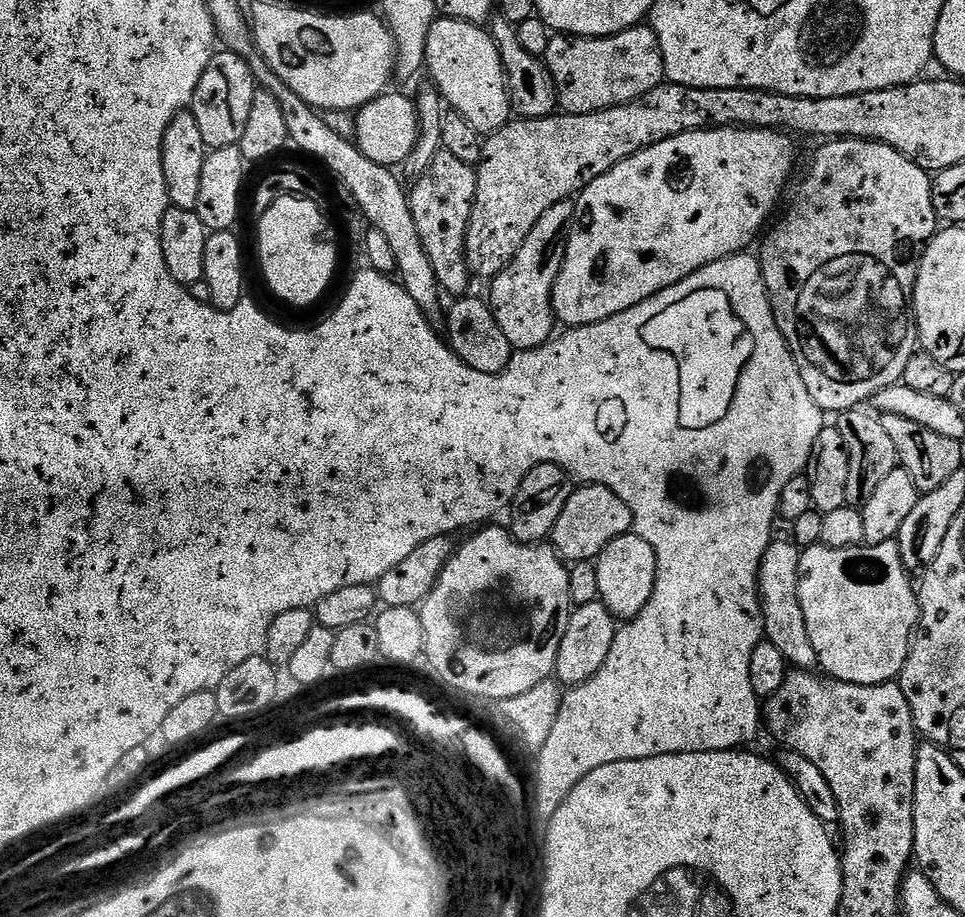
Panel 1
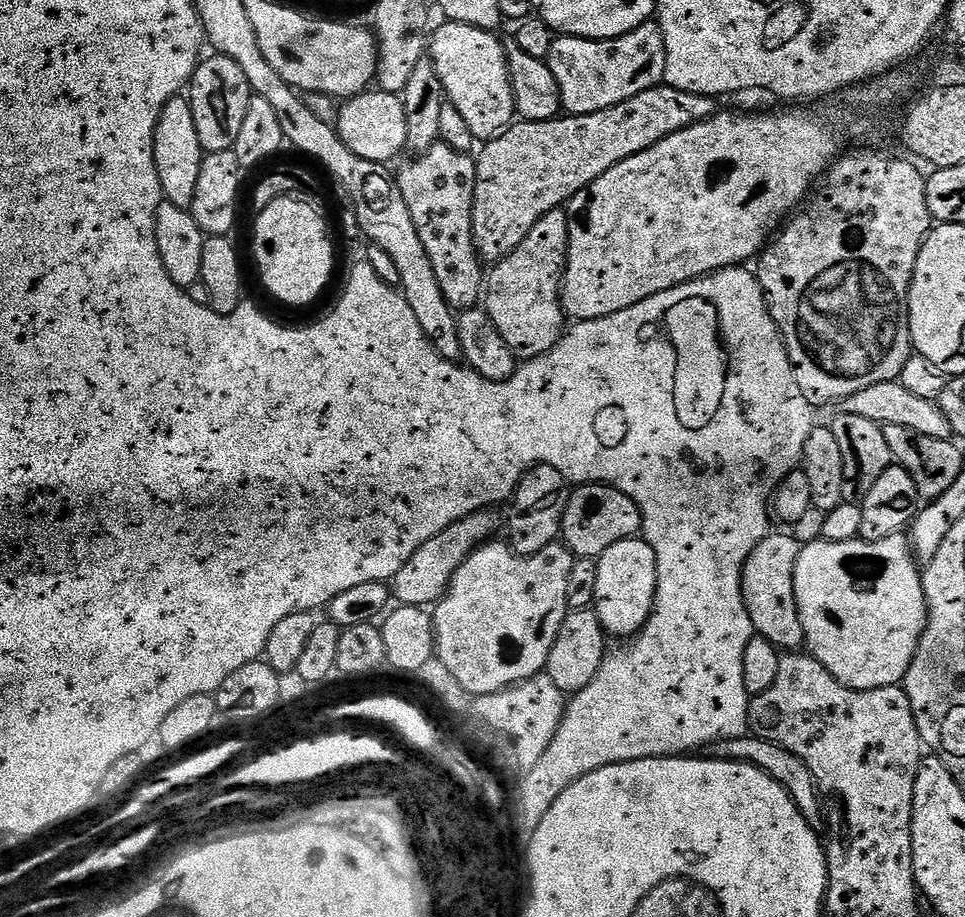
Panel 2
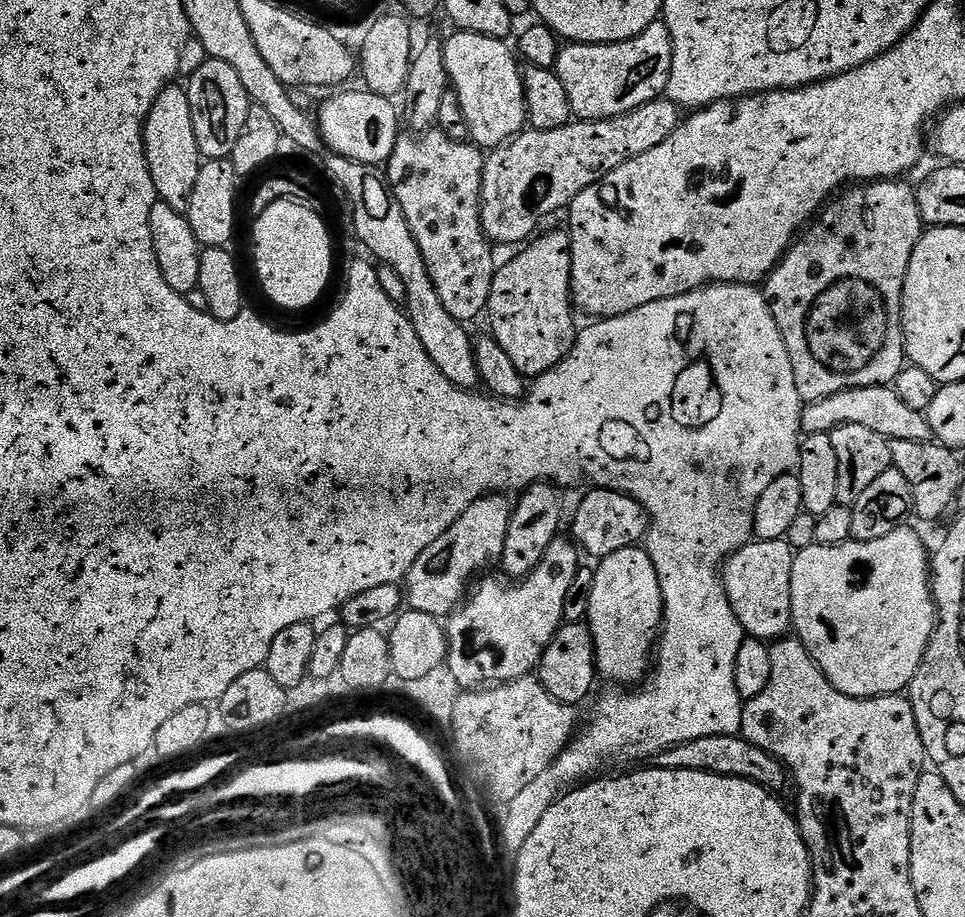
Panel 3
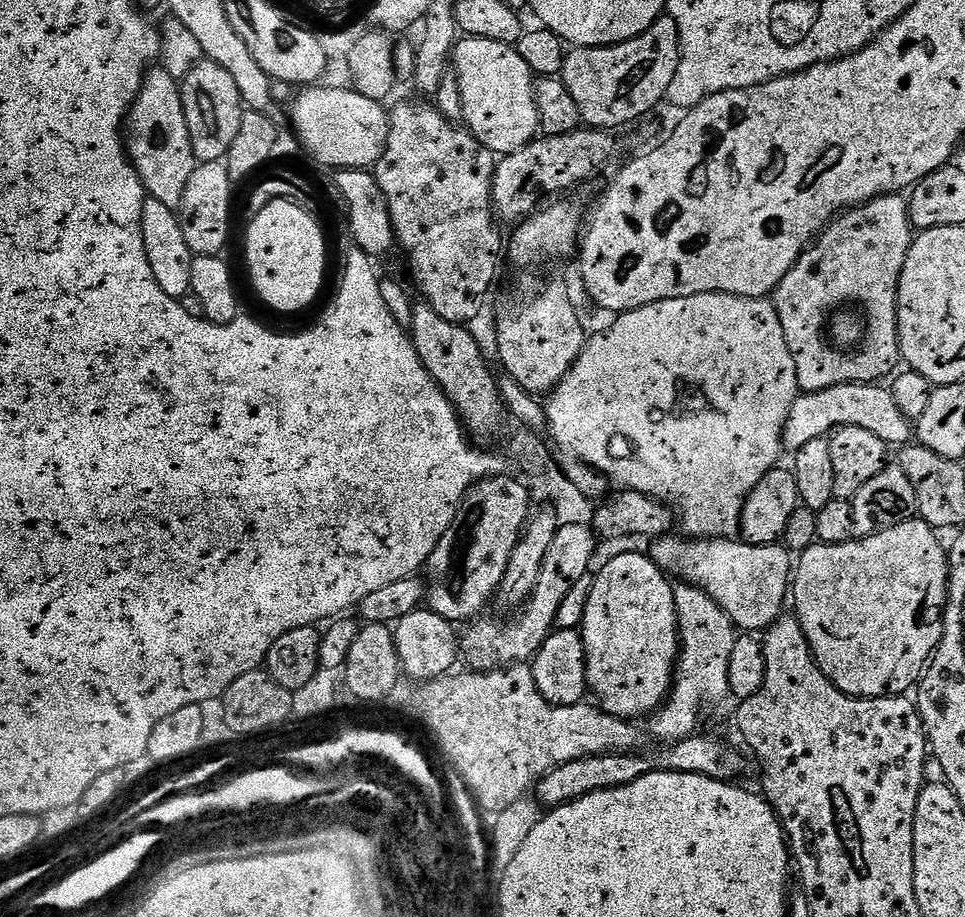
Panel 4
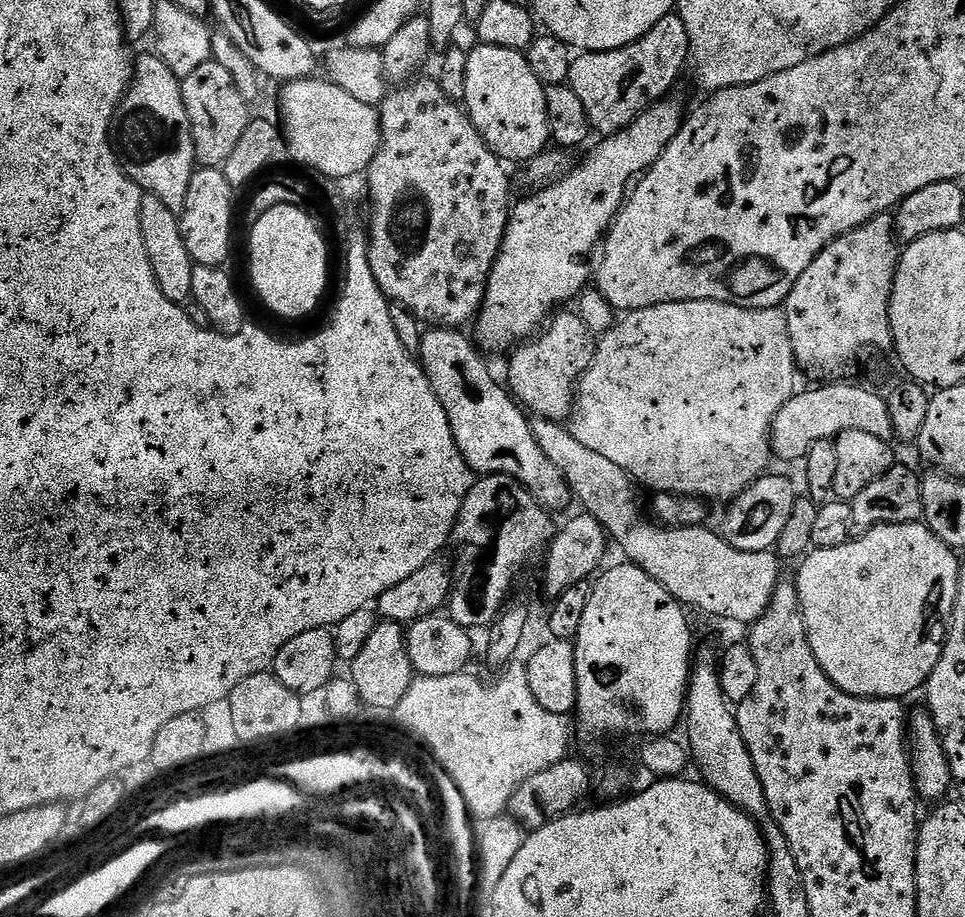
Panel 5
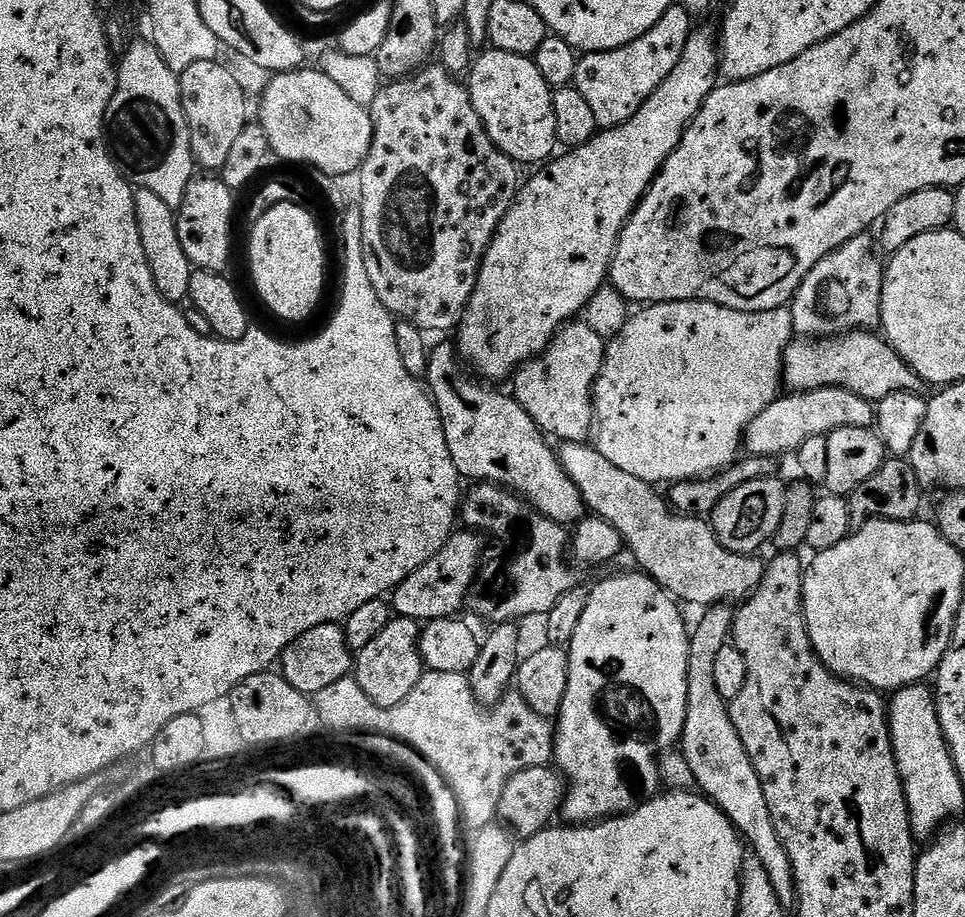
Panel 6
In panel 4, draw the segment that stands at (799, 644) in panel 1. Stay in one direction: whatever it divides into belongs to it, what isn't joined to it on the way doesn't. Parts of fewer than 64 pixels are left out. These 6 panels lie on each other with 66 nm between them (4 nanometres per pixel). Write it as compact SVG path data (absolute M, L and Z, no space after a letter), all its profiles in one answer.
M669 534L653 539L651 544L652 561L664 573L677 581L680 579L685 585L701 588L707 596L714 598L714 602L722 610L726 610L741 633L763 633L785 611L784 599L789 599L790 581L794 576L794 556L783 543L749 544L740 538L685 538L680 534Z

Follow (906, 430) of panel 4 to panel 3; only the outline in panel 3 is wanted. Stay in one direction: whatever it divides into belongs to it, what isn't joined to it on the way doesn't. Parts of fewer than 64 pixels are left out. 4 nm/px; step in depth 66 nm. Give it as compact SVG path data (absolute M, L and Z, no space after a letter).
M887 384L866 386L865 388L851 388L842 390L838 394L830 394L821 400L815 400L807 405L800 416L800 426L805 433L826 432L831 434L843 424L861 424L866 430L874 430L874 434L882 434L892 440L909 440L922 442L932 440L932 427L925 413L908 406L896 393L895 387Z

